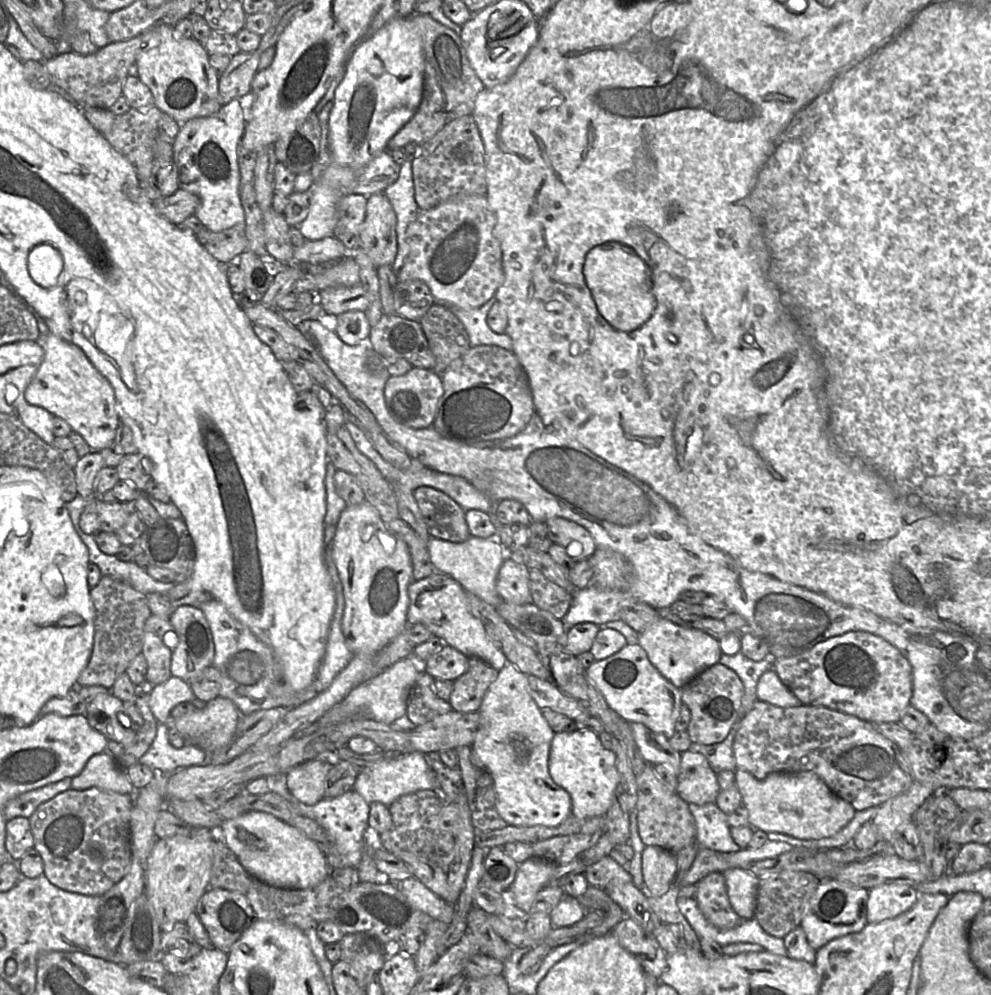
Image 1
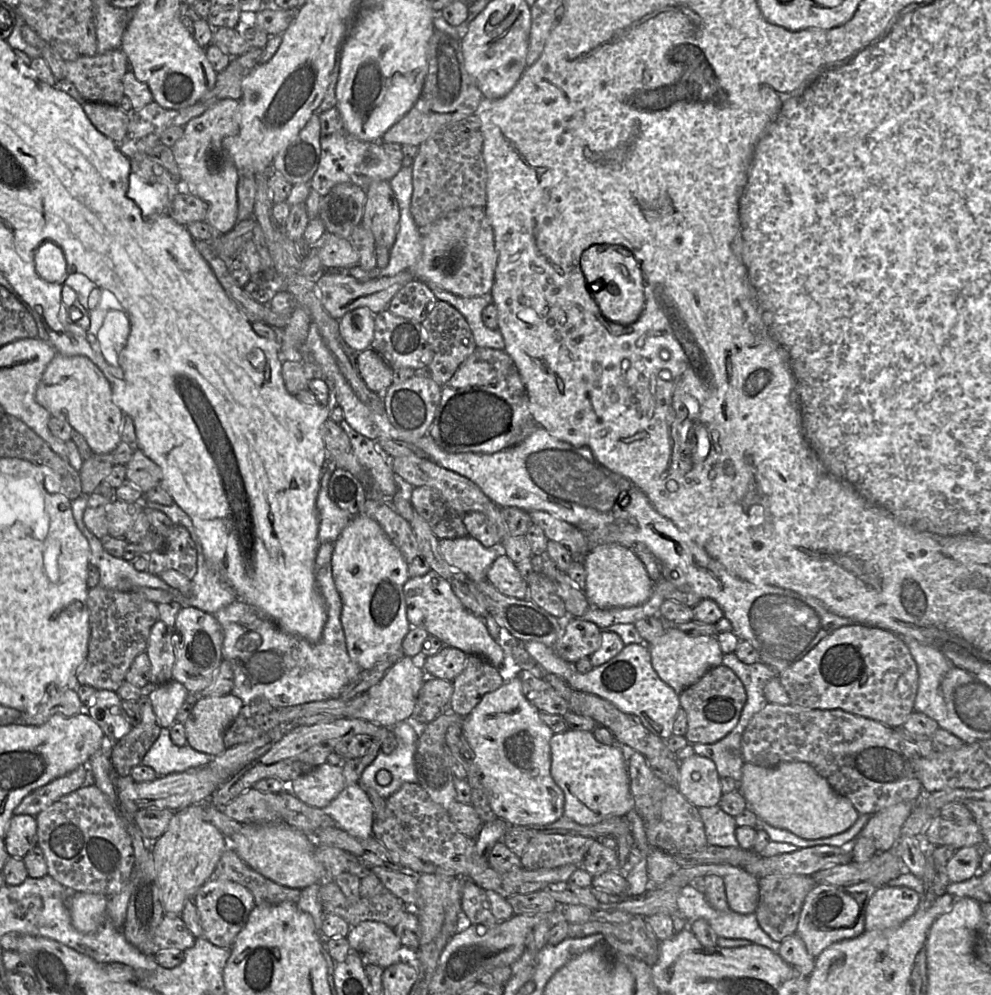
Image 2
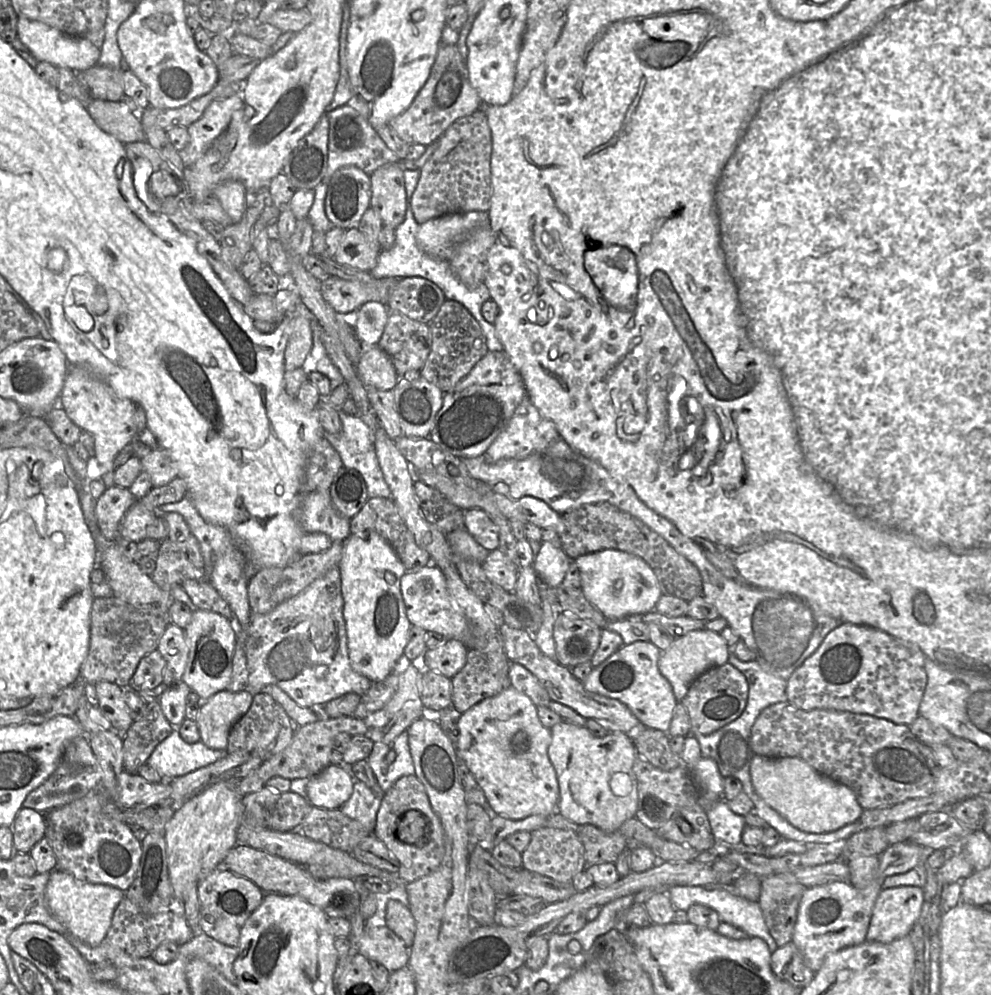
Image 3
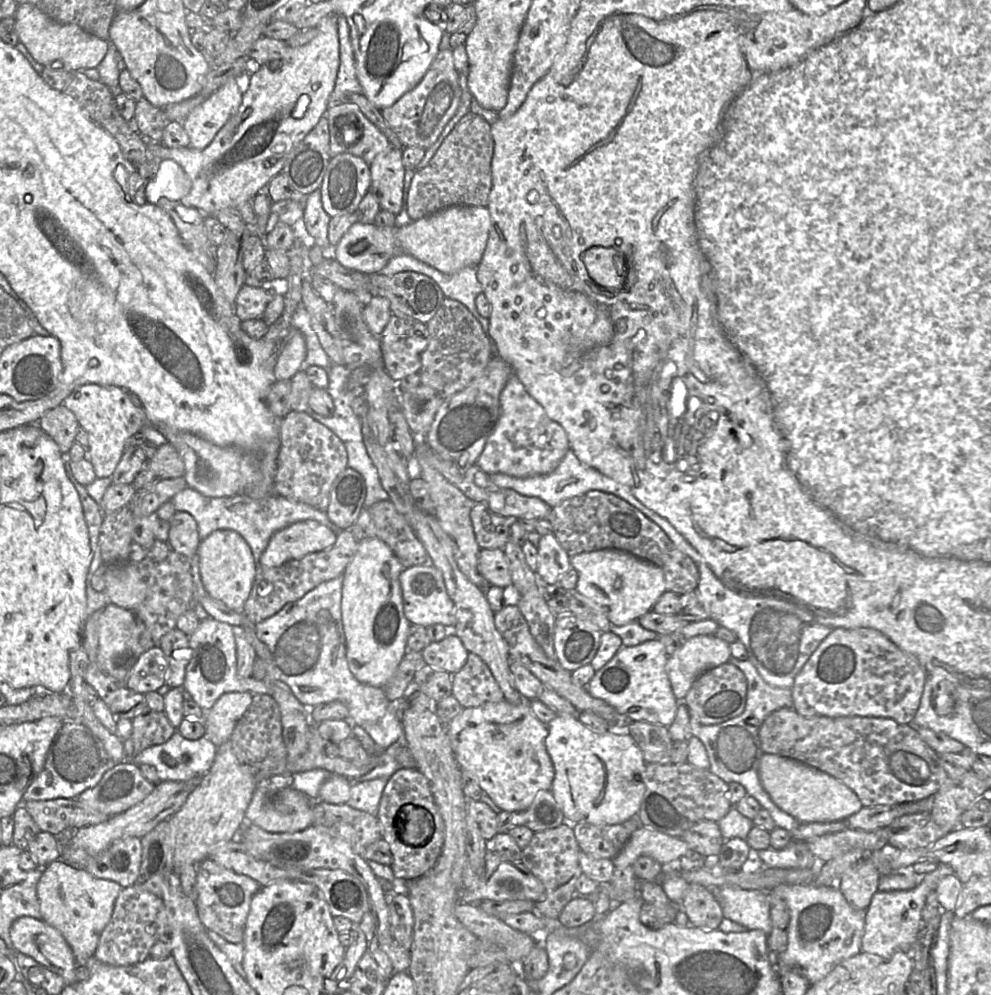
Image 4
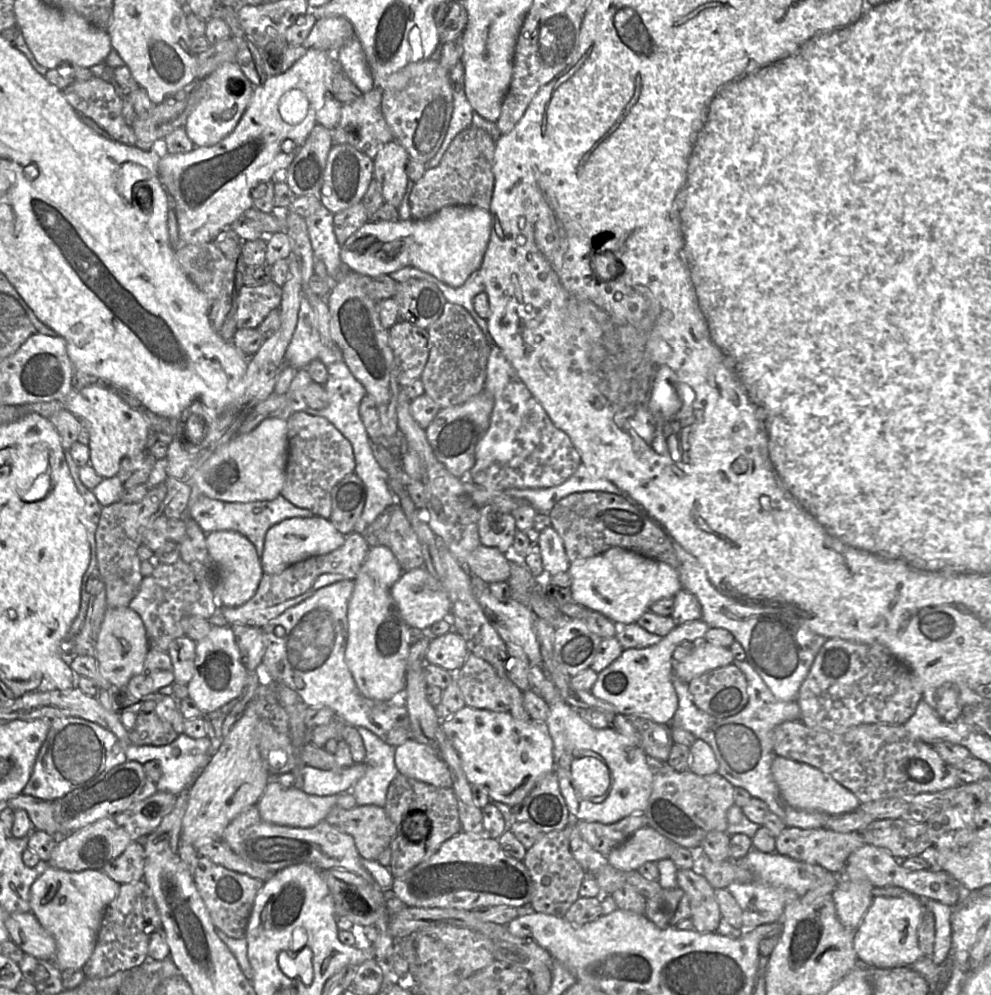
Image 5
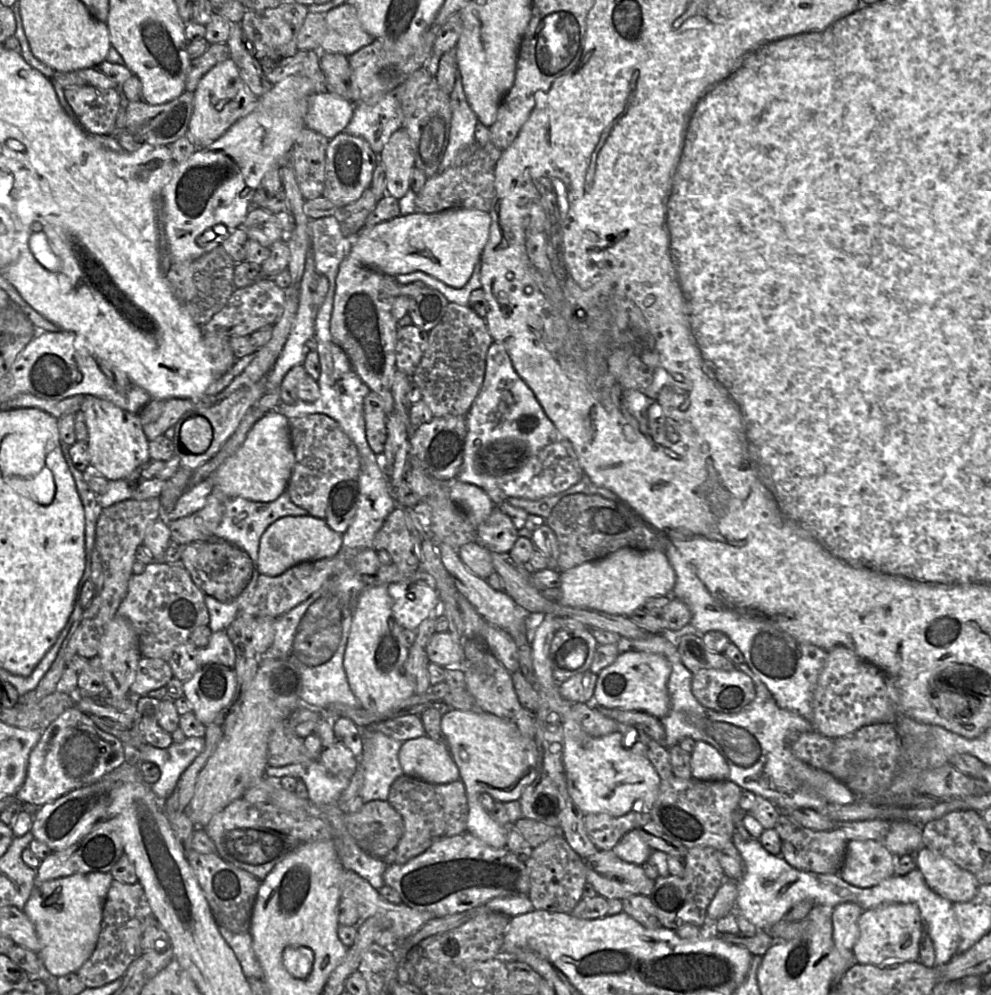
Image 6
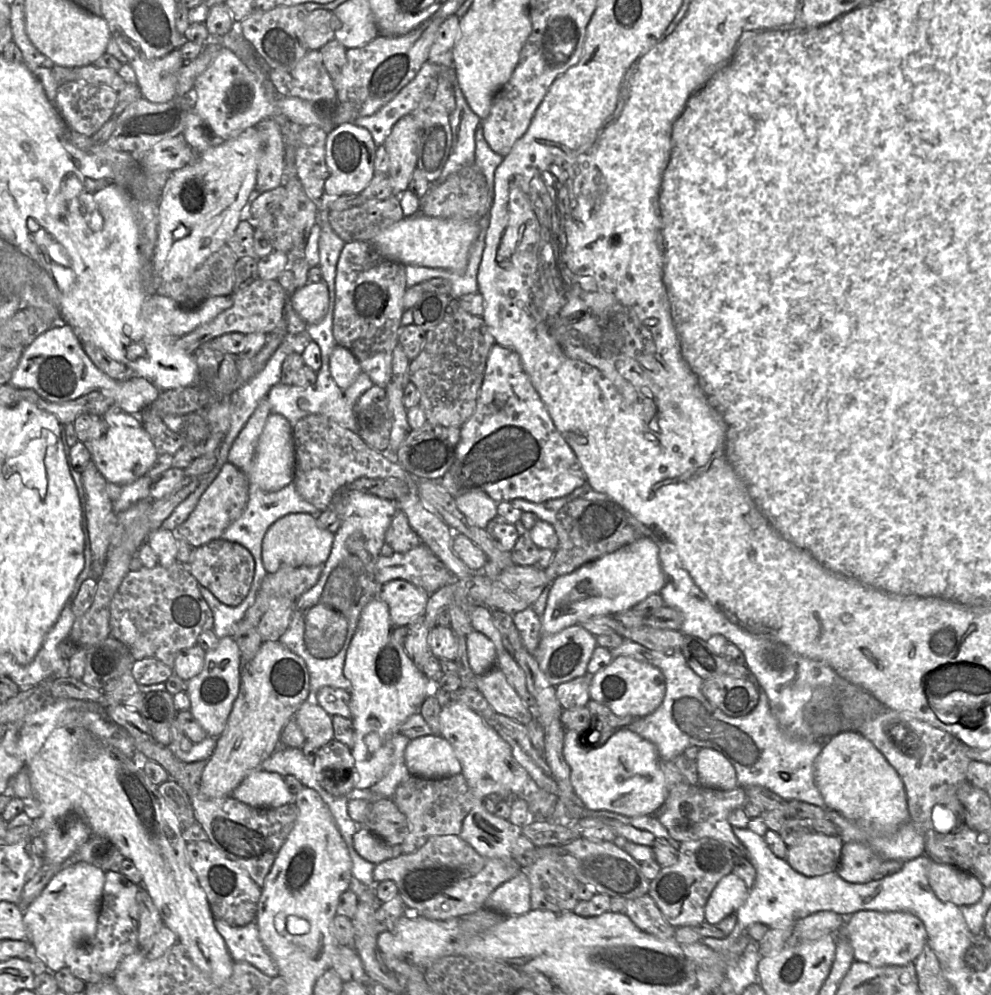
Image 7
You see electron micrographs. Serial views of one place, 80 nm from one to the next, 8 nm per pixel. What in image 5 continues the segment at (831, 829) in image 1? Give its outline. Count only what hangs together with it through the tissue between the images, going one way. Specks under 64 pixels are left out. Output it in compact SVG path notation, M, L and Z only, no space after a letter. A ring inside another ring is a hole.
M776 756L771 765L771 772L783 799L794 808L838 815L856 811L861 804L851 791L831 775L809 764Z

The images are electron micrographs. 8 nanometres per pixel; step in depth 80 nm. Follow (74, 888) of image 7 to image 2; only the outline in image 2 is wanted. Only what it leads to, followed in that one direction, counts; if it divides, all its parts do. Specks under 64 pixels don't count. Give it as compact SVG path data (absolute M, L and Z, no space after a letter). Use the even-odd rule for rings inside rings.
M76 891L68 898L74 928L84 934L97 932L107 921L107 897Z

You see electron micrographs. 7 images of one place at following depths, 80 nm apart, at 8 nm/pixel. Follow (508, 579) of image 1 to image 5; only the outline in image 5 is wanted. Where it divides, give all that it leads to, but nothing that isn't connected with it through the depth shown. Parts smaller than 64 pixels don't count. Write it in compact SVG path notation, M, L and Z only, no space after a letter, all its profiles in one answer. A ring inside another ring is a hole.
M481 544L469 555L467 570L486 583L507 582L510 575L510 557L497 548Z

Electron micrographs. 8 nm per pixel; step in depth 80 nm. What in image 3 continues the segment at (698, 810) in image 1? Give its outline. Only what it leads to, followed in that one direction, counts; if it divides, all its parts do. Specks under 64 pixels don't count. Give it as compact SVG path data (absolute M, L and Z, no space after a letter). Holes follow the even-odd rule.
M725 800L717 801L706 814L717 842L742 843L742 832L747 825L745 818L733 812Z

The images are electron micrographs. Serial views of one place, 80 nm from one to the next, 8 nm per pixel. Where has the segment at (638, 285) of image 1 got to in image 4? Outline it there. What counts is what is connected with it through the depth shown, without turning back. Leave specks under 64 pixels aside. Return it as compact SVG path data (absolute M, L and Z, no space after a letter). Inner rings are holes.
M592 247L583 254L591 279L607 291L619 290L625 282L627 267L624 256L614 248Z

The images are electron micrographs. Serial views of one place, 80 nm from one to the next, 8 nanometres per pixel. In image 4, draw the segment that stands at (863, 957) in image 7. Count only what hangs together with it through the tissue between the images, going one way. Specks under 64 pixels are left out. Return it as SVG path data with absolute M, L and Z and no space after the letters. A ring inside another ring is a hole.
M947 864L926 875L920 885L911 890L876 892L866 910L864 934L861 951L890 958L898 951L909 952L919 931L922 909L927 895L934 891L939 882L948 875L953 875L953 869Z

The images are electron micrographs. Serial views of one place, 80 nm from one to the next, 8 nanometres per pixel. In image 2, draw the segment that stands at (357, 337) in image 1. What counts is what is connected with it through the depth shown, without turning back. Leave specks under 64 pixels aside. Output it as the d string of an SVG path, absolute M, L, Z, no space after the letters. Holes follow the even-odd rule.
M369 308L354 309L338 321L341 337L349 347L356 352L370 348L374 338L375 314Z

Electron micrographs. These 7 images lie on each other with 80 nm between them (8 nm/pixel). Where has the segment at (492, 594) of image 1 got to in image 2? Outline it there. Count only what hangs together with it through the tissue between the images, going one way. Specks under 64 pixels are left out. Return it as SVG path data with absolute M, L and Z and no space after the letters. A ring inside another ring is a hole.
M471 535L440 539L438 548L448 564L462 571L473 581L486 579L489 567L501 553L501 543L498 547L487 548Z

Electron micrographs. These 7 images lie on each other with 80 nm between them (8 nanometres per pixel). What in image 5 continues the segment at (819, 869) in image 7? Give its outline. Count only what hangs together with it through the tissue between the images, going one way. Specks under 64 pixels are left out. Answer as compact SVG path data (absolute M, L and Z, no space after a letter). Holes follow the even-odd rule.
M786 827L776 836L776 852L794 860L821 866L831 873L841 873L848 857L865 844L860 832L841 833L825 828Z

